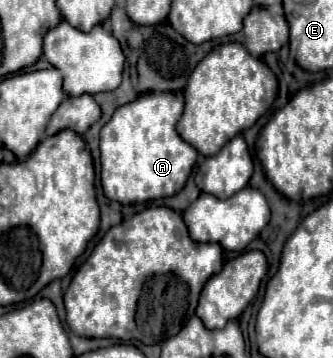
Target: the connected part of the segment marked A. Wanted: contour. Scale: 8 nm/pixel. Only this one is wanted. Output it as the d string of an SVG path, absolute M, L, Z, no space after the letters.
M143 93L143 95L137 97L135 101L119 107L119 109L115 111L115 115L111 117L111 121L101 129L101 143L99 143L99 147L101 147L101 185L103 185L103 191L105 191L105 195L107 195L109 199L119 201L121 205L135 205L135 203L145 203L145 201L151 201L151 199L171 197L171 195L179 193L179 191L185 187L185 183L187 183L187 179L189 179L189 175L191 175L191 171L193 171L193 165L195 165L195 161L197 161L197 151L195 151L189 143L185 143L185 141L177 135L177 131L175 131L175 125L177 125L177 121L179 121L181 113L183 113L183 95L181 95L181 93Z

